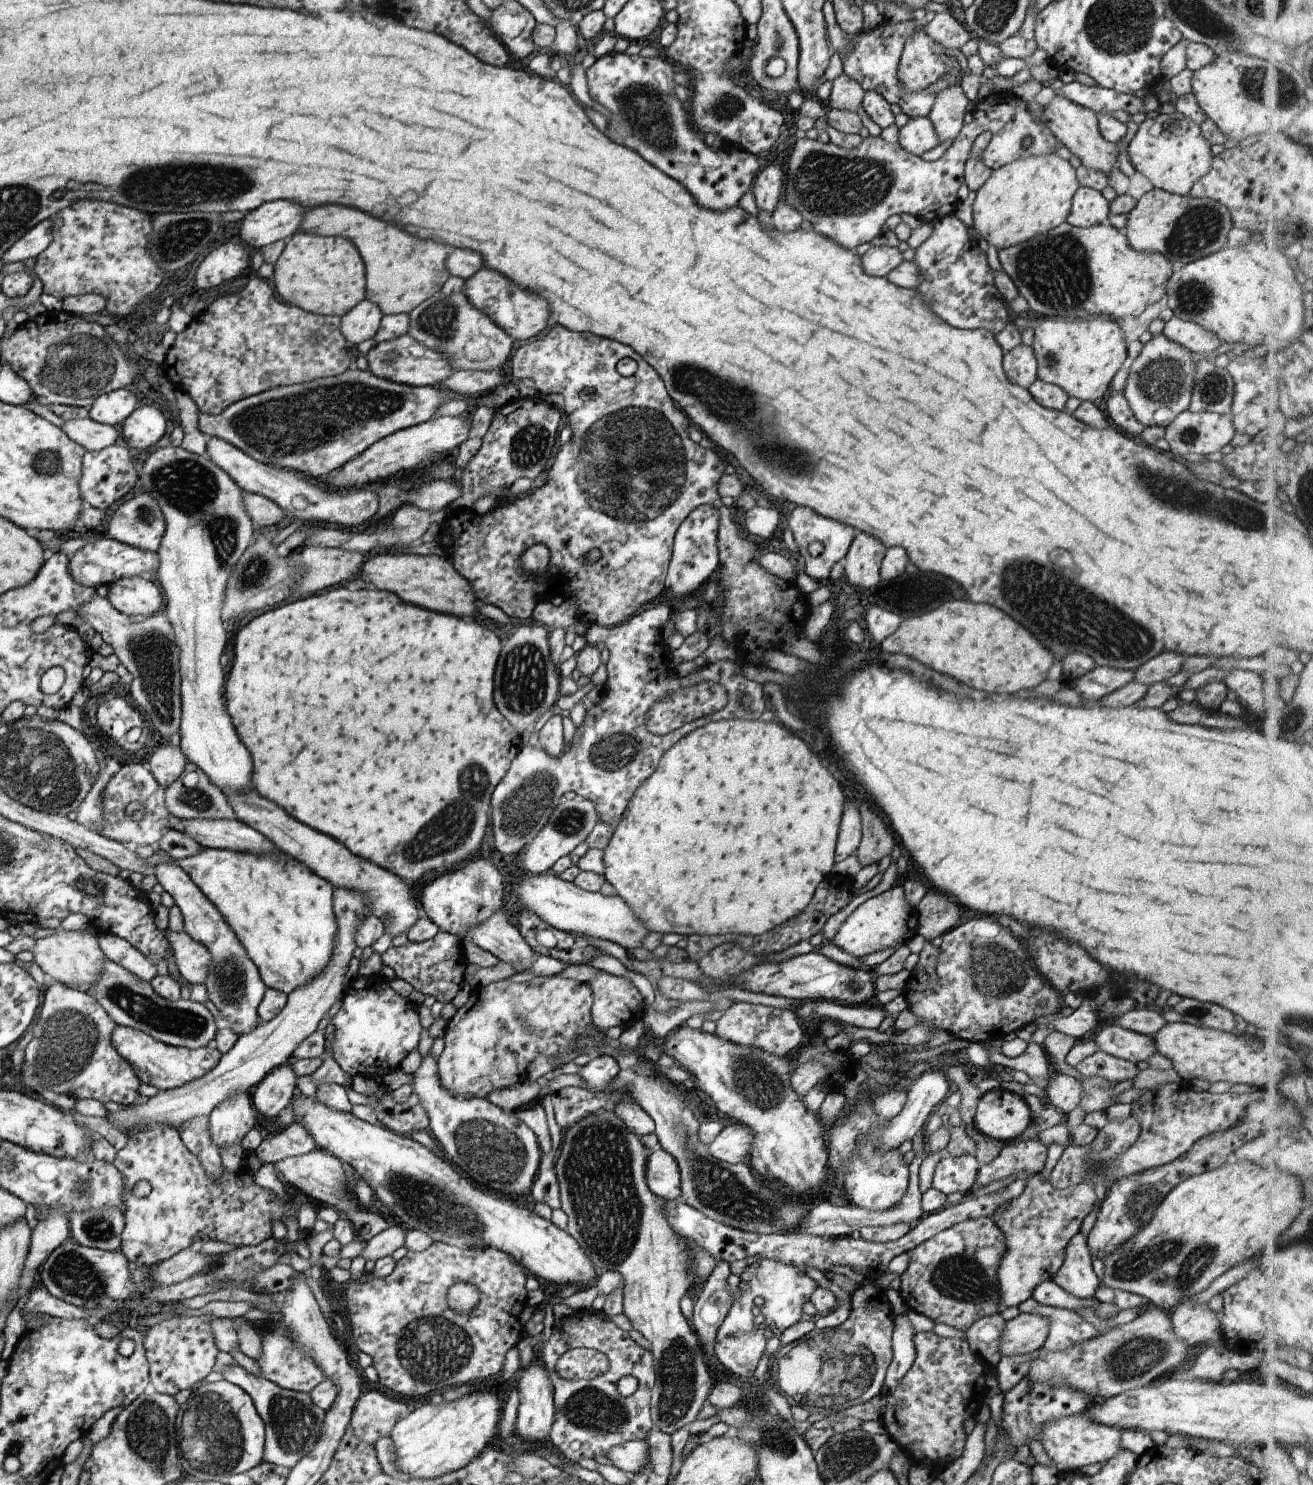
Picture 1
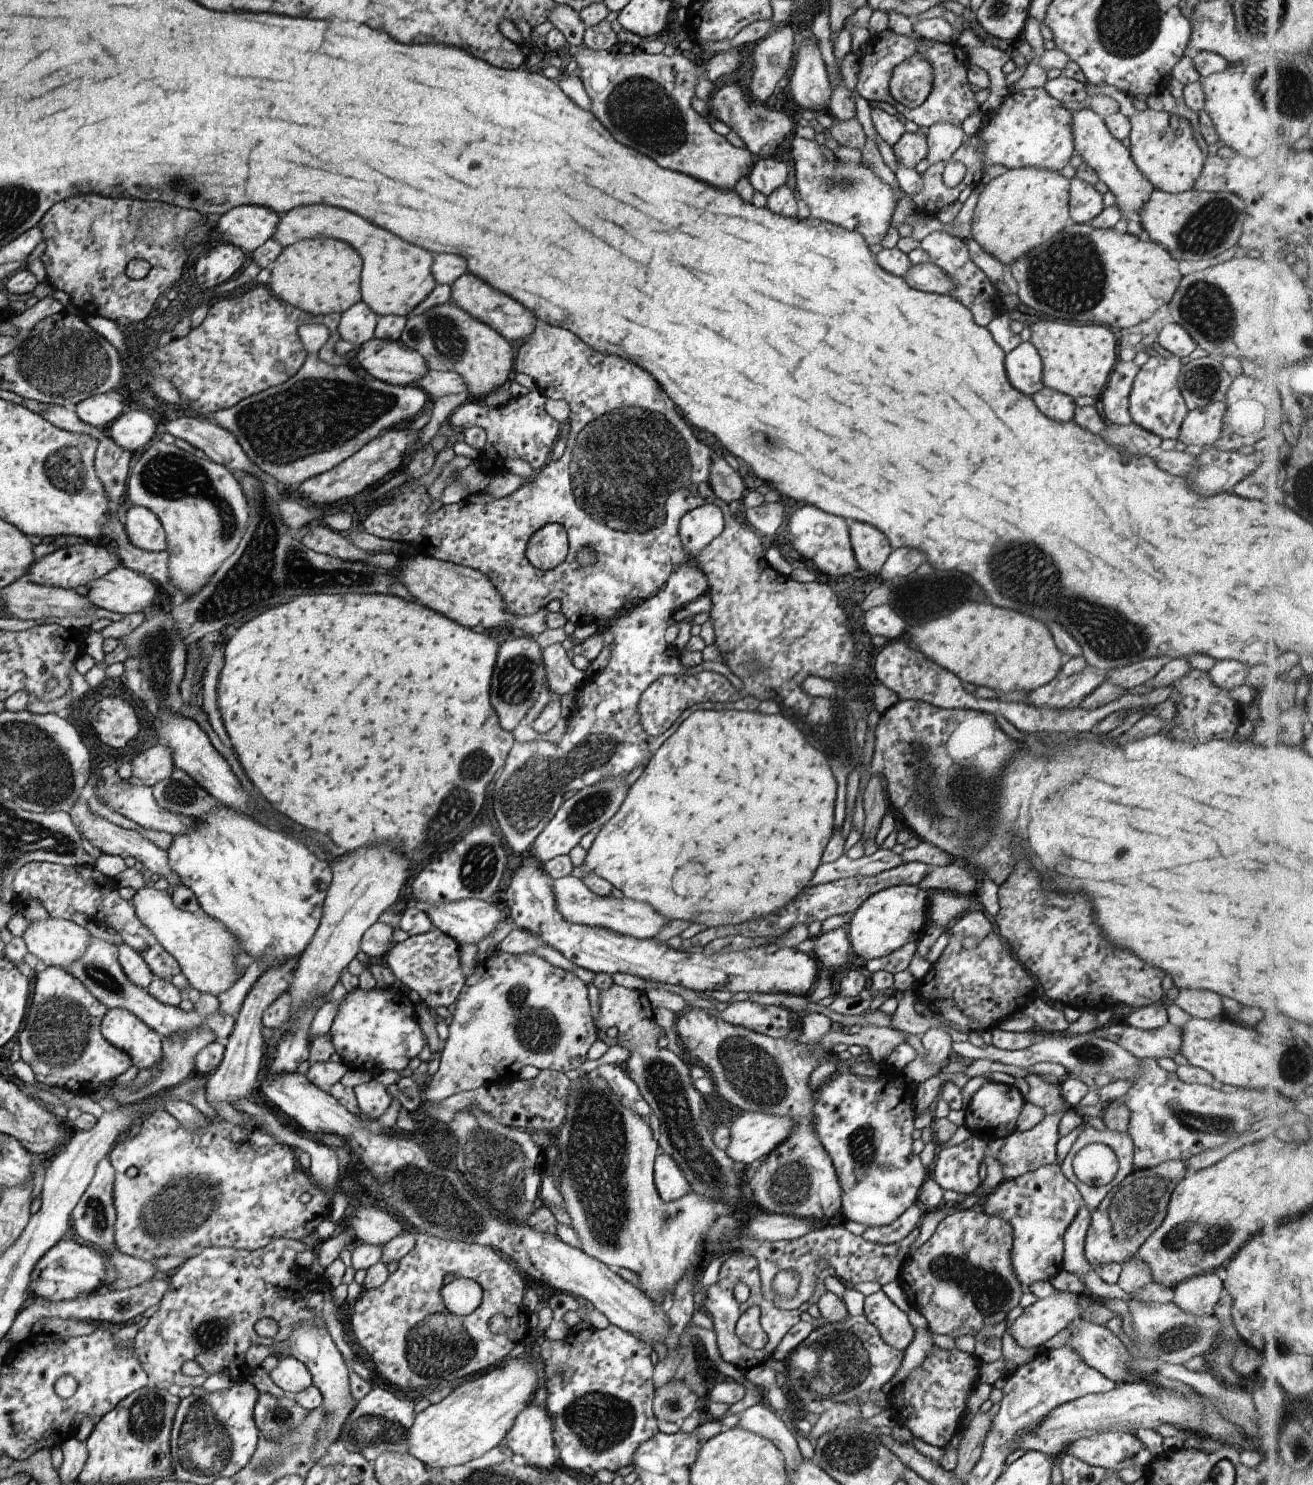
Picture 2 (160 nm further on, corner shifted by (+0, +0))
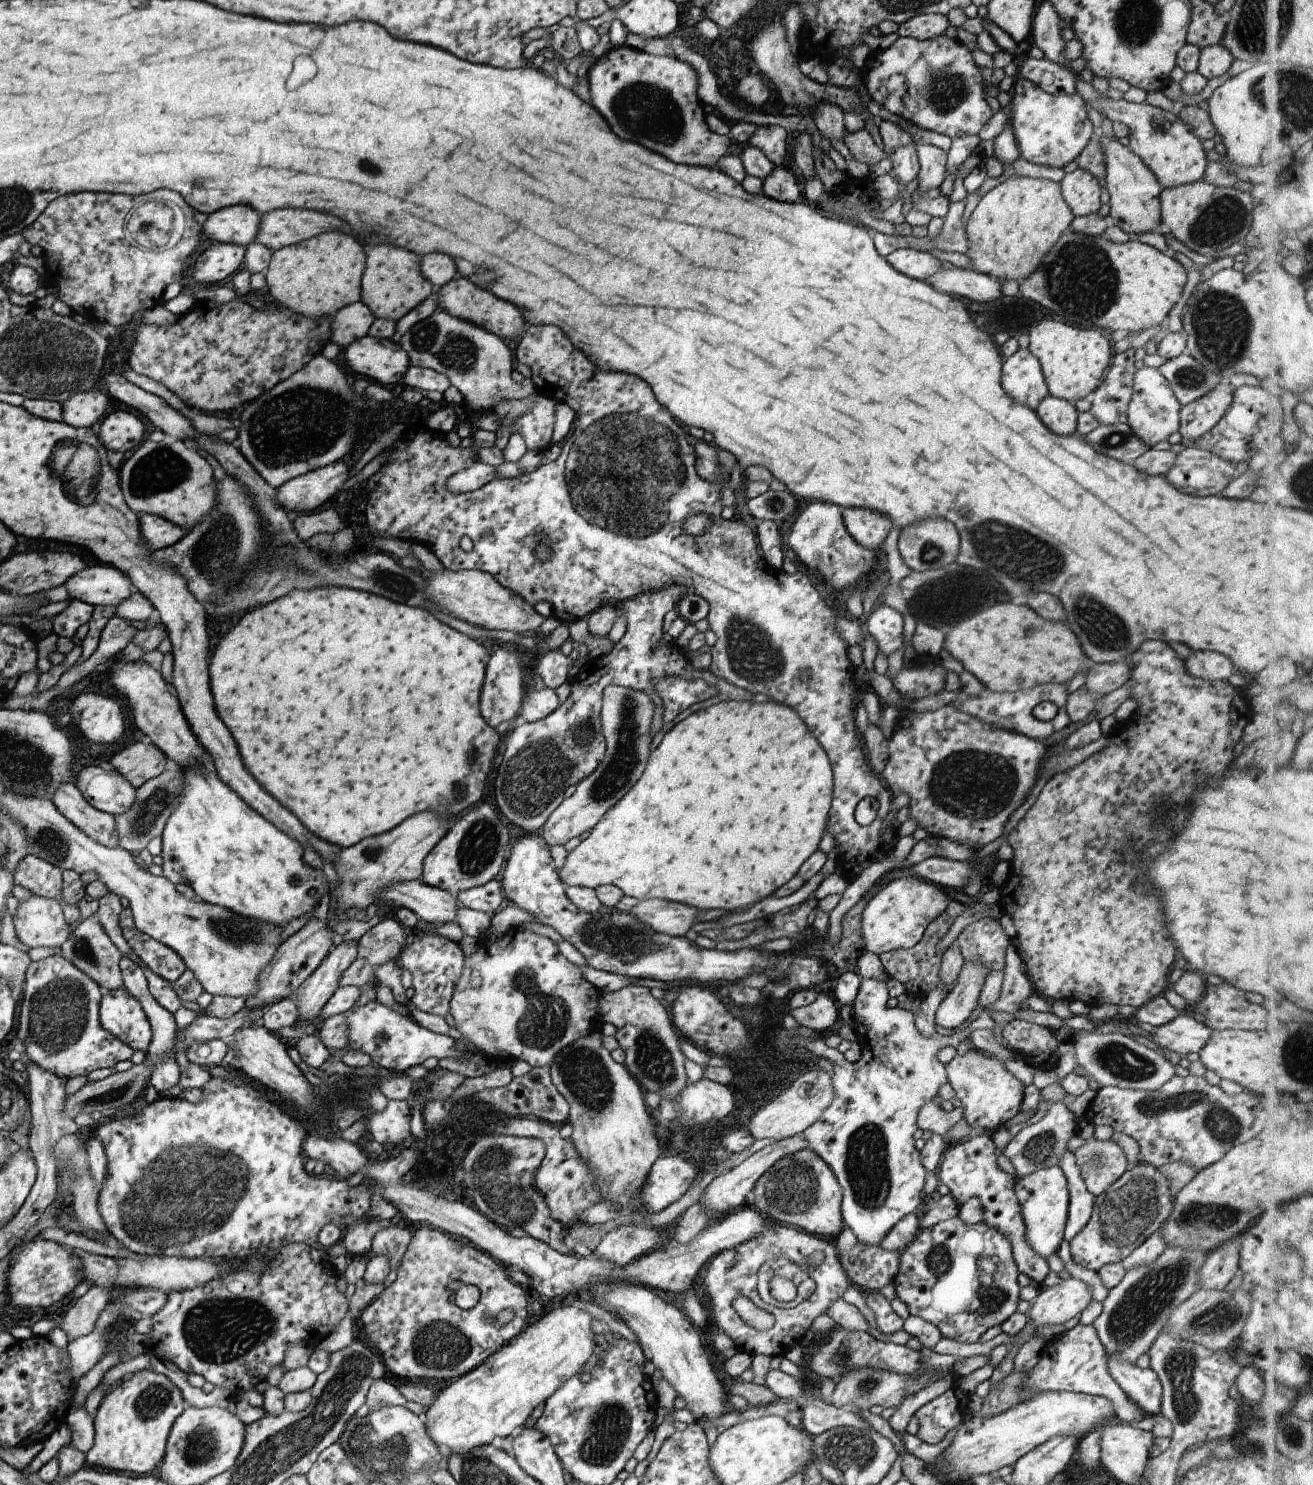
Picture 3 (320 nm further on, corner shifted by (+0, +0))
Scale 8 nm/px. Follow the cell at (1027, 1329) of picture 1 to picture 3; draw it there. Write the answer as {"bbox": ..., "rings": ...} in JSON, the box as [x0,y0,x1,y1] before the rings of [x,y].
{"bbox":[1027,1278,1093,1329],"rings":[[[1066,1278],[1052,1288],[1042,1291],[1027,1313],[1036,1329],[1041,1326],[1064,1324],[1081,1314],[1093,1302],[1092,1288],[1076,1278]]]}

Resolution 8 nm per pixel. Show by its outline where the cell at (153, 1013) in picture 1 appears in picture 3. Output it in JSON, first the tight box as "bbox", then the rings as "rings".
{"bbox":[61,913,125,994],"rings":[[[94,913],[90,918],[86,918],[84,922],[78,922],[77,925],[73,926],[72,934],[62,944],[61,956],[66,958],[66,960],[70,960],[84,974],[88,974],[92,980],[100,985],[100,988],[106,994],[107,992],[112,992],[112,990],[125,988],[119,966],[122,952],[110,940],[96,916],[97,914]]]}

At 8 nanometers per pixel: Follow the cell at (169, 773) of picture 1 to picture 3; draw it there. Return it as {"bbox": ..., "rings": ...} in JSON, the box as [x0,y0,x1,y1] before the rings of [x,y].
{"bbox":[107,742,171,789],"rings":[[[134,742],[122,752],[108,756],[107,761],[136,789],[158,776],[171,765],[170,760],[154,744]]]}

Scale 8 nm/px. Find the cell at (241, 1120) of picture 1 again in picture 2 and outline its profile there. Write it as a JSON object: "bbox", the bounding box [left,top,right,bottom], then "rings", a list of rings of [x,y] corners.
{"bbox":[206,958,299,1108],"rings":[[[290,958],[282,966],[274,966],[268,972],[264,972],[256,984],[252,986],[248,996],[242,1004],[242,1009],[238,1012],[235,1020],[235,1028],[231,1036],[226,1040],[226,1051],[223,1055],[223,1063],[208,1077],[206,1087],[206,1100],[212,1108],[216,1108],[217,1103],[227,1102],[233,1105],[236,1101],[247,1099],[253,1100],[251,1094],[254,1093],[256,1082],[262,1077],[263,1069],[266,1066],[266,1042],[262,1036],[262,1012],[284,992],[288,991],[294,968],[298,964],[299,958]]]}

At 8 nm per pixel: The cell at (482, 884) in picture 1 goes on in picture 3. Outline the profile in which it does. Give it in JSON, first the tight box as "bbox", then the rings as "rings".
{"bbox":[421,803,510,895],"rings":[[[478,803],[466,816],[451,825],[449,832],[434,846],[431,854],[424,860],[421,881],[426,886],[454,895],[476,886],[484,886],[498,876],[510,850],[510,830],[502,822],[500,812],[496,812],[490,803]]]}

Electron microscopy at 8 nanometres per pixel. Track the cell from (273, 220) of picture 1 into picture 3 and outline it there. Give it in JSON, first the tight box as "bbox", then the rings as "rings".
{"bbox":[204,205,263,246],"rings":[[[234,205],[211,213],[204,222],[208,239],[218,243],[247,246],[259,235],[263,216],[254,208]]]}

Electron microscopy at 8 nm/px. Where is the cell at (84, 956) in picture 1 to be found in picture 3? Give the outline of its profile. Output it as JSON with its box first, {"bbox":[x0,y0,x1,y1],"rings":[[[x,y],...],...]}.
{"bbox":[13,896,73,949],"rings":[[[40,896],[20,902],[13,919],[18,940],[30,949],[62,948],[73,931],[64,919],[60,902]]]}

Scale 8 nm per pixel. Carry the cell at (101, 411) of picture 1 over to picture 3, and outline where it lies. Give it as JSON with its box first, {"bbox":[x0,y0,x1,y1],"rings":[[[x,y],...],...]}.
{"bbox":[61,389,108,428],"rings":[[[99,389],[76,394],[68,402],[61,404],[62,421],[73,428],[96,428],[108,408],[108,396]]]}

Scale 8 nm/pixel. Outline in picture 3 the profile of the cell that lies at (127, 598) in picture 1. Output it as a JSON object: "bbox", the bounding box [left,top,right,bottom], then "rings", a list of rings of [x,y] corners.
{"bbox":[65,562,133,608],"rings":[[[94,562],[90,568],[80,570],[65,584],[71,599],[87,603],[92,608],[102,606],[120,606],[133,589],[128,574],[114,566]]]}

